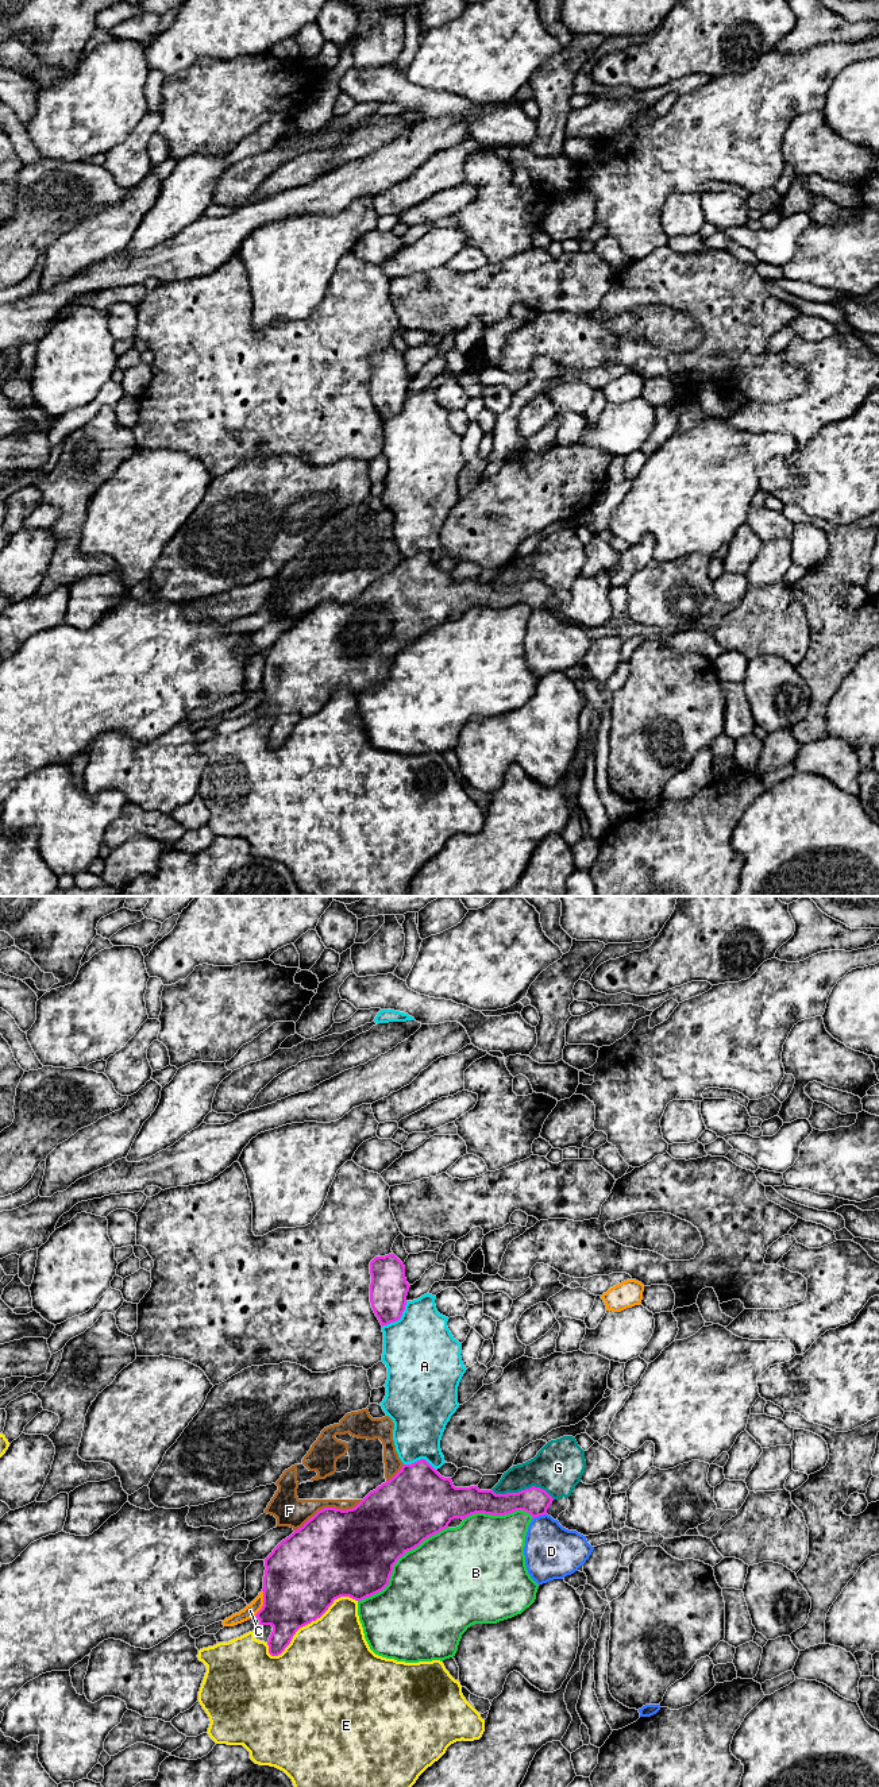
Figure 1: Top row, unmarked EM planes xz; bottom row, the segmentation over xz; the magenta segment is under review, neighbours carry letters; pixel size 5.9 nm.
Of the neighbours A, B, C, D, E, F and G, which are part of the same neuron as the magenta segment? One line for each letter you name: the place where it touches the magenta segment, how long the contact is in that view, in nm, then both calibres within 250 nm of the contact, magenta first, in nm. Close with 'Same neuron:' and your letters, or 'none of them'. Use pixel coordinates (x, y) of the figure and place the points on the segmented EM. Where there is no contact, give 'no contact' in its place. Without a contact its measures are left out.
D: xz (539, 1515) | 90 nm | 160/320 nm
Same neuron: D

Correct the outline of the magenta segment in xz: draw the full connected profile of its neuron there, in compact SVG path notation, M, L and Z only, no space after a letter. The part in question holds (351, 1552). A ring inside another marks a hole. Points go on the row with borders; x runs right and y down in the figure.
M425 1459L404 1464L392 1479L370 1491L355 1508L347 1510L324 1508L319 1510L301 1528L282 1540L265 1559L263 1606L255 1617L259 1620L259 1625L273 1626L267 1641L269 1653L271 1656L281 1655L296 1632L320 1618L335 1599L350 1597L362 1601L382 1591L389 1585L397 1560L428 1537L448 1528L454 1518L464 1520L475 1513L505 1516L516 1510L524 1510L532 1516L524 1547L525 1566L531 1578L540 1586L574 1574L586 1563L594 1547L587 1543L586 1536L563 1528L558 1520L547 1514L552 1501L554 1498L545 1490L535 1486L506 1494L479 1490L478 1486L455 1487L451 1478L442 1477Z

